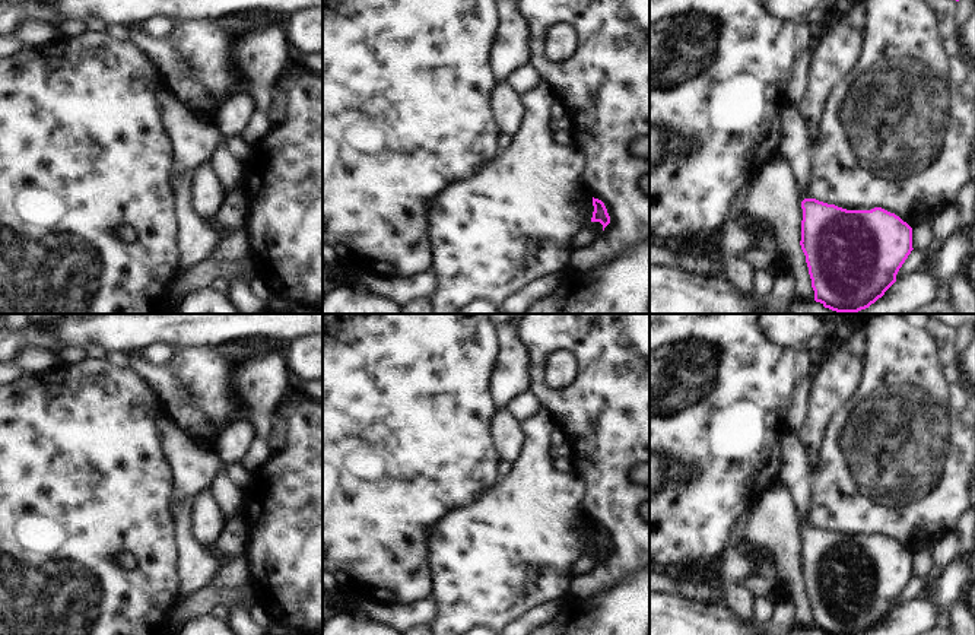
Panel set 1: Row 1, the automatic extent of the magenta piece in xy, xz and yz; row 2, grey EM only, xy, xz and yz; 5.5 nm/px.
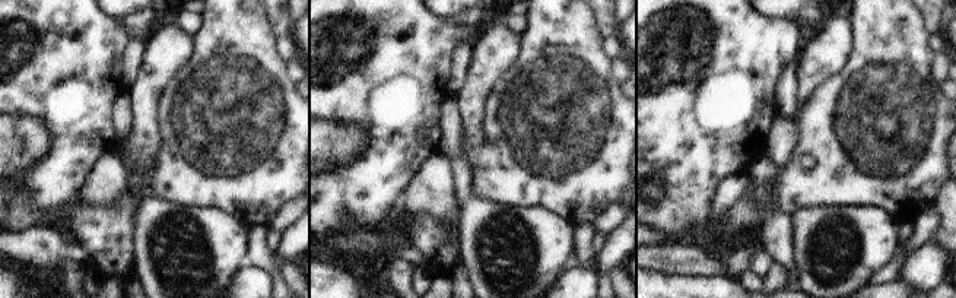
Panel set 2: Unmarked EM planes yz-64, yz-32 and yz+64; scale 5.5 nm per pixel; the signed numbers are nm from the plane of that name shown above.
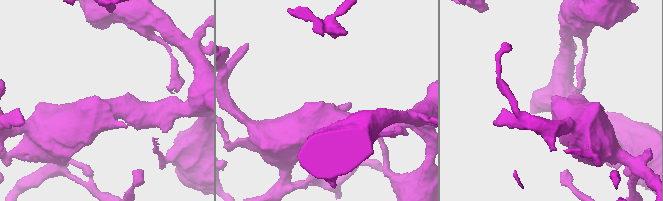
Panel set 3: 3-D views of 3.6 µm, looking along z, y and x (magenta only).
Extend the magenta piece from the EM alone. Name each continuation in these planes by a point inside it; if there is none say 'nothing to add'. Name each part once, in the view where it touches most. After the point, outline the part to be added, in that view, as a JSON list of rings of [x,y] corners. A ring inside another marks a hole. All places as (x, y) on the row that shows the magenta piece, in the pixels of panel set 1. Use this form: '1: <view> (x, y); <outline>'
1: yz (796, 146); [[[788,101],[781,114],[782,140],[779,155],[785,156],[794,174],[794,182],[800,194],[800,200],[812,199],[810,174],[812,174],[812,145],[806,128],[800,107]]]

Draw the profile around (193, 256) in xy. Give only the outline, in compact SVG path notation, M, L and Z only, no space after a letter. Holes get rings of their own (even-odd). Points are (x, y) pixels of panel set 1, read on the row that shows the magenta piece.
M175 165L172 184L178 203L178 222L181 225L182 244L182 269L178 279L182 279L193 267L209 260L216 250L215 236L217 234L213 222L207 222L201 218L194 207L193 188L196 175L197 171L180 174Z

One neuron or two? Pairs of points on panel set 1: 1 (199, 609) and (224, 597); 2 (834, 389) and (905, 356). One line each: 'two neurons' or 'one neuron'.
1: one neuron
2: two neurons

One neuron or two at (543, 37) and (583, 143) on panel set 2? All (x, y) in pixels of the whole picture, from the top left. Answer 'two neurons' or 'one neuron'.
one neuron

